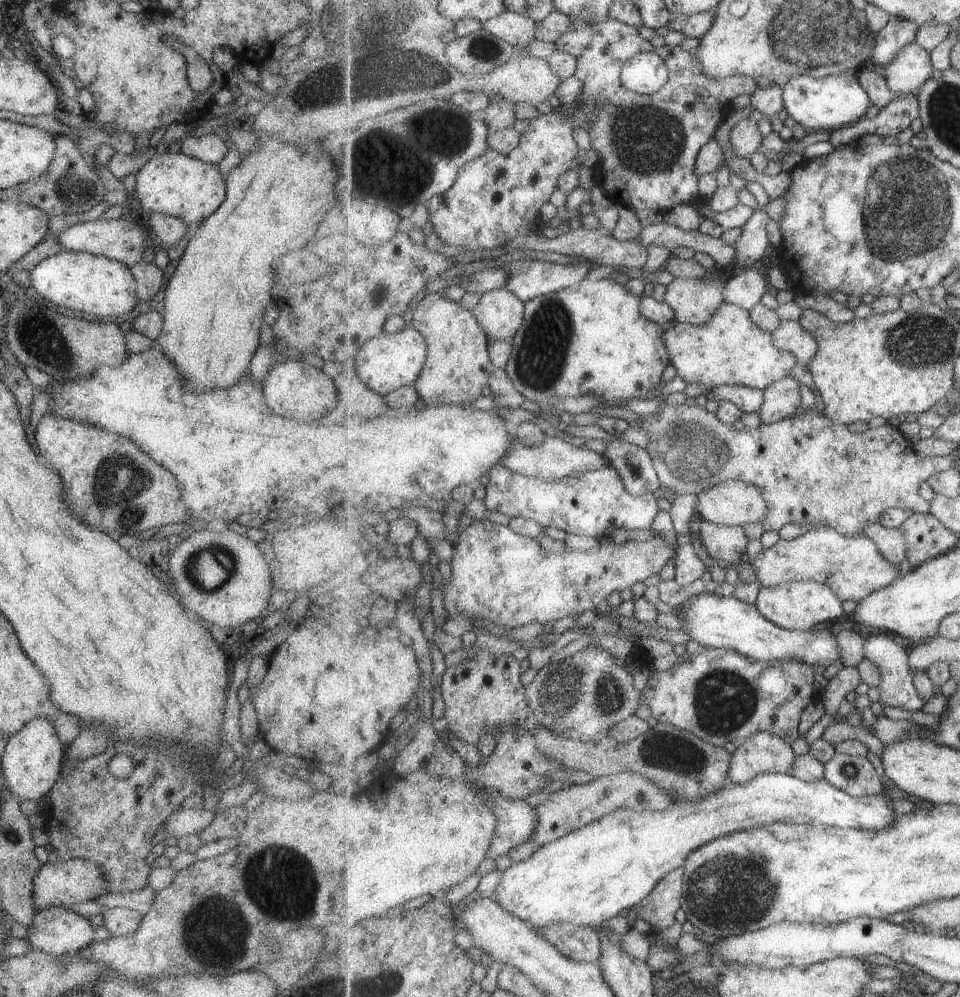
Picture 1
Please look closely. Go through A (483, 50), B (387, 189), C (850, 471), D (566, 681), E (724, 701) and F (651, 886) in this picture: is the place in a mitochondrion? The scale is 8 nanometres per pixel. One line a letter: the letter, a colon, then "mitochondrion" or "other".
A: mitochondrion
B: mitochondrion
C: mitochondrion
D: mitochondrion
E: mitochondrion
F: other

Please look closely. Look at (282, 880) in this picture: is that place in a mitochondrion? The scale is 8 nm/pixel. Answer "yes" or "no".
yes

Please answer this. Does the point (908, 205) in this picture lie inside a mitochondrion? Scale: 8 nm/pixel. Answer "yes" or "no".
yes

